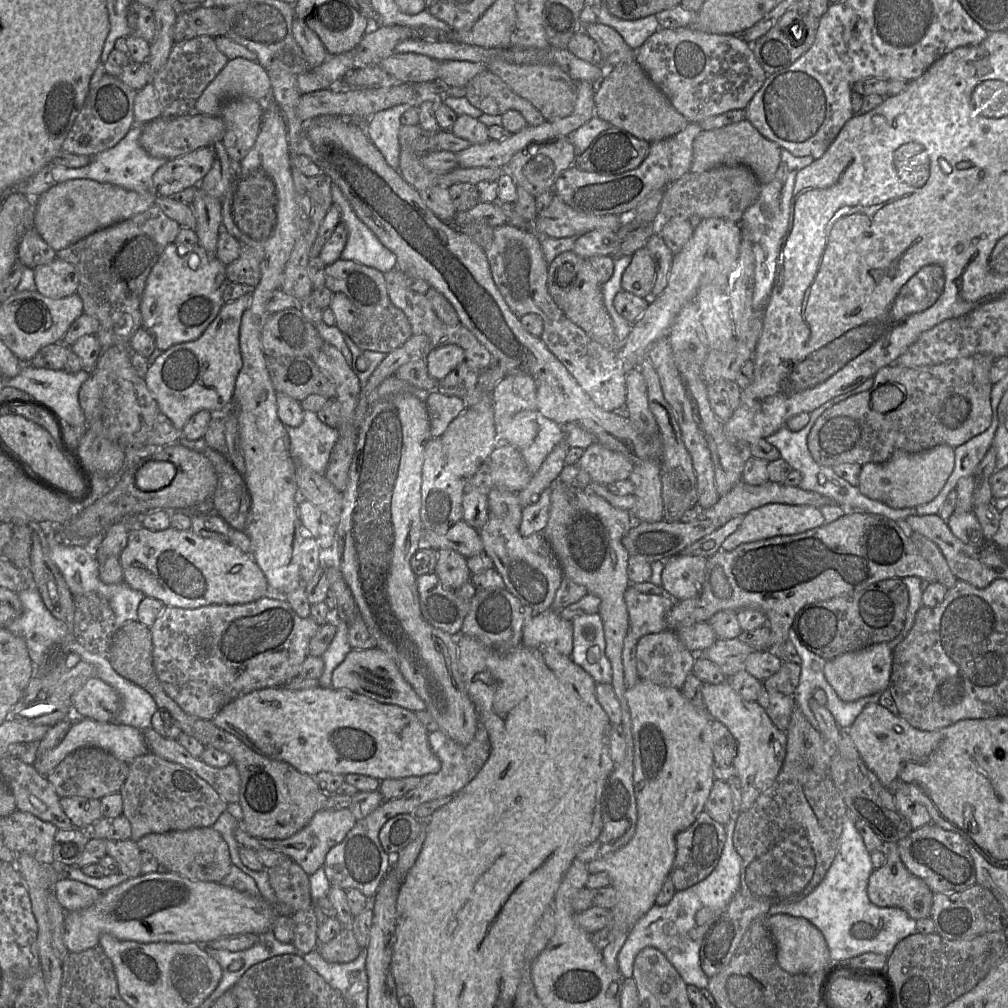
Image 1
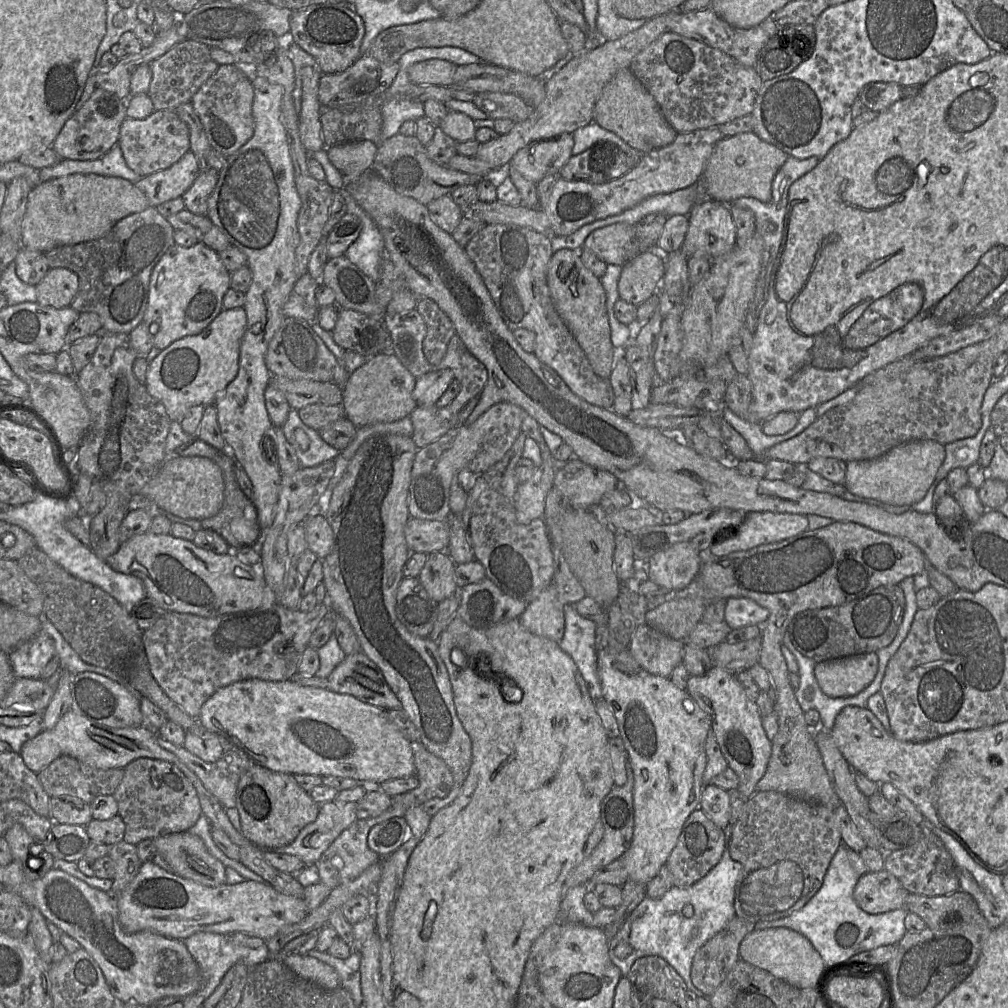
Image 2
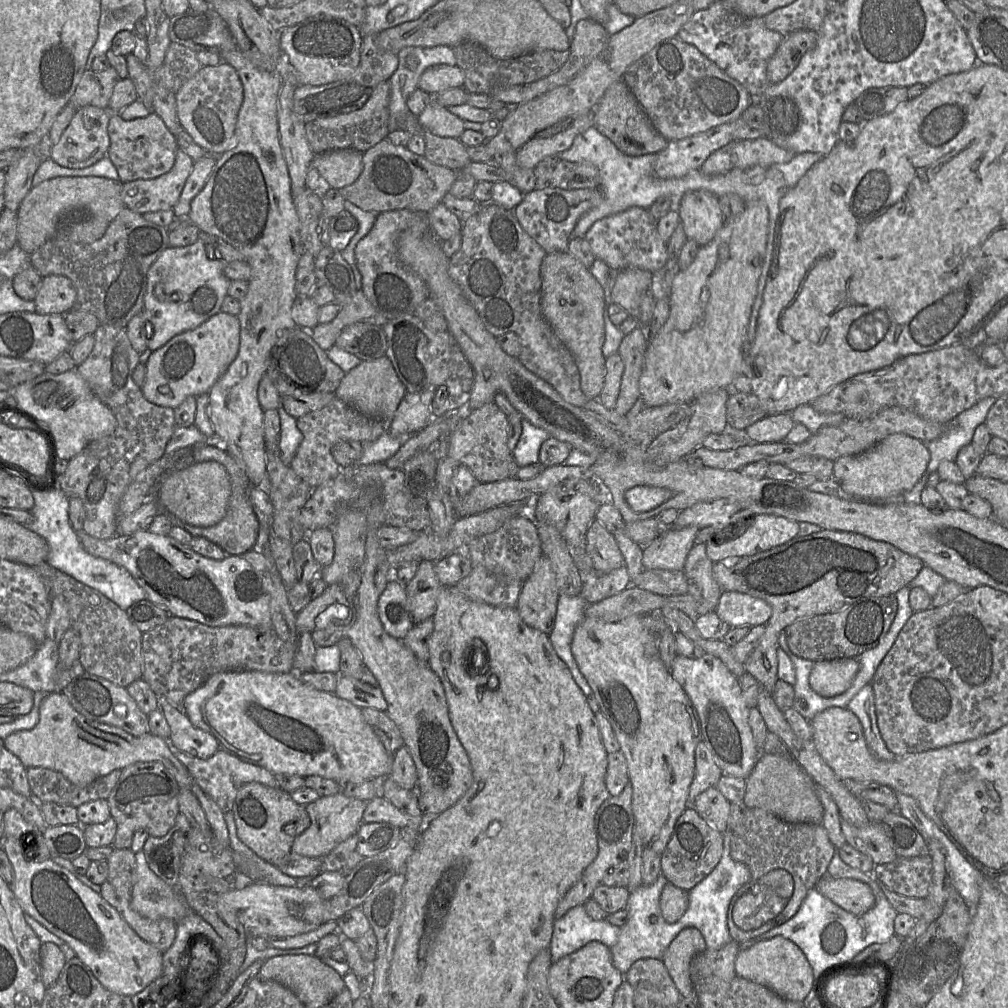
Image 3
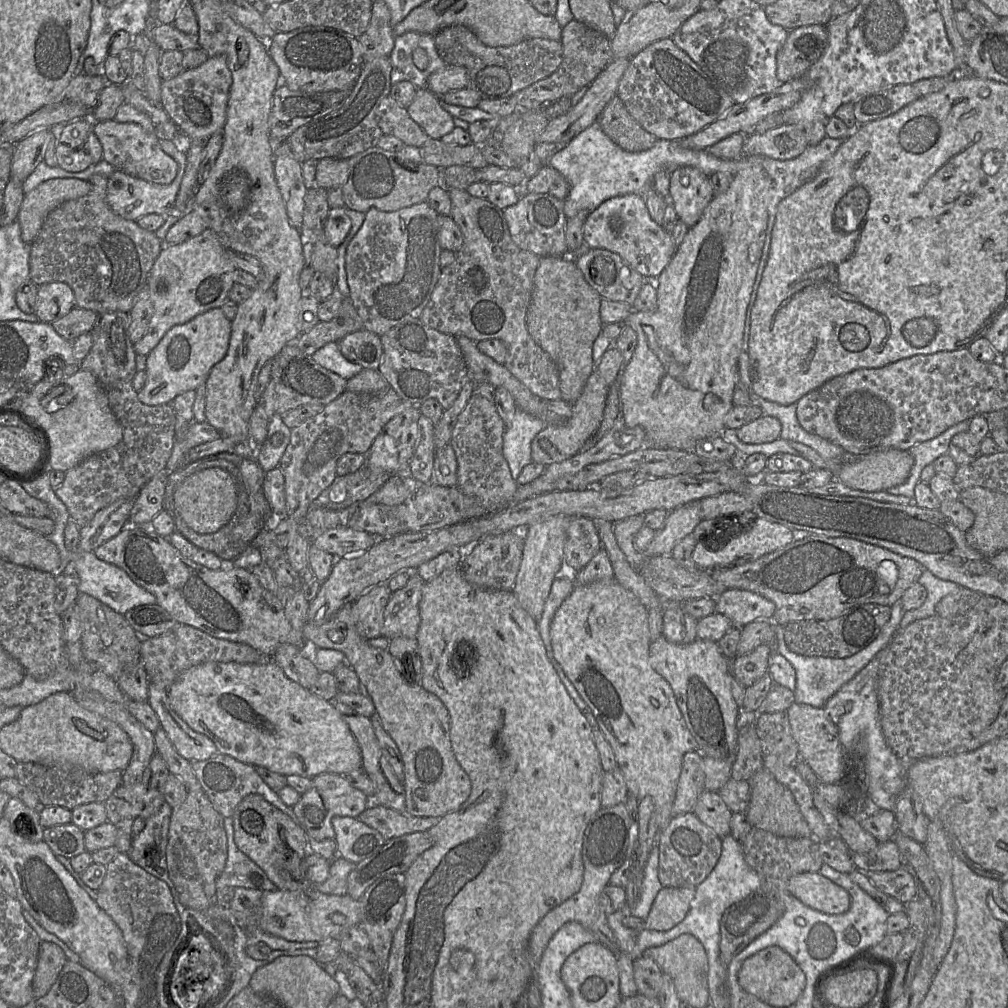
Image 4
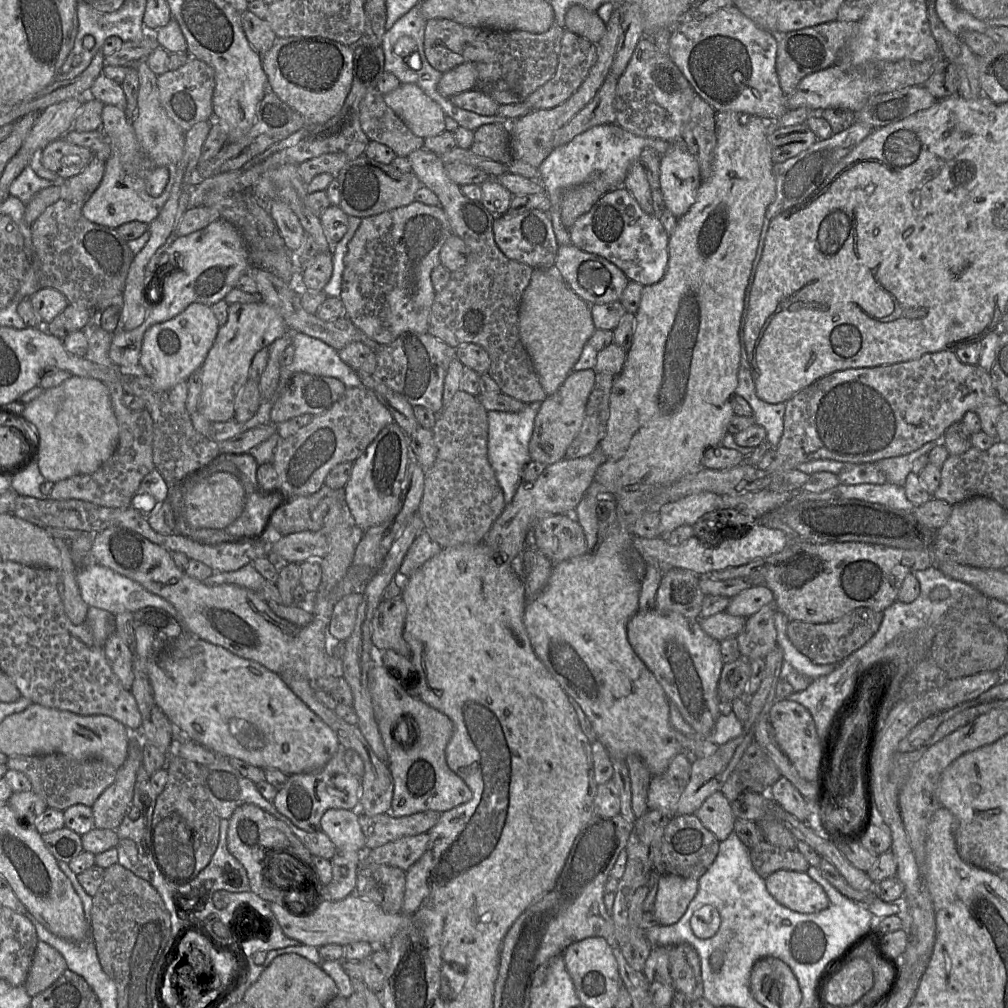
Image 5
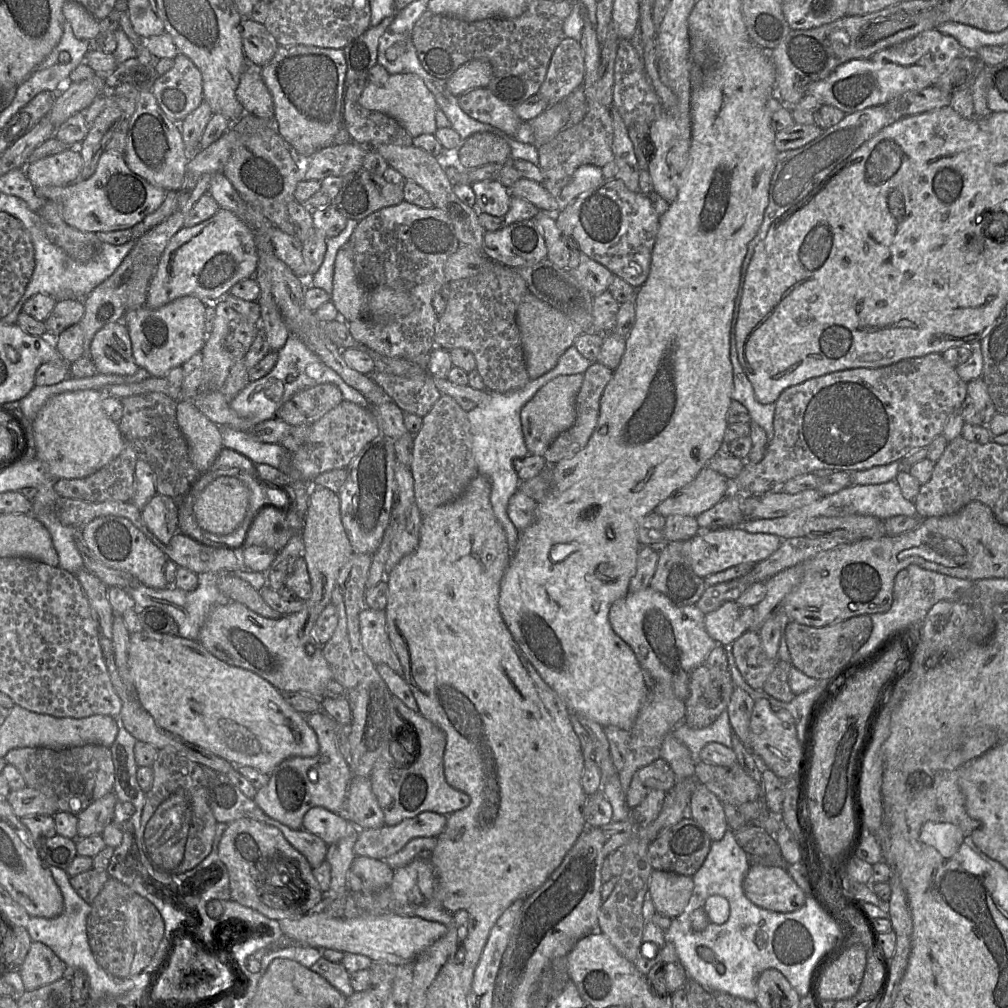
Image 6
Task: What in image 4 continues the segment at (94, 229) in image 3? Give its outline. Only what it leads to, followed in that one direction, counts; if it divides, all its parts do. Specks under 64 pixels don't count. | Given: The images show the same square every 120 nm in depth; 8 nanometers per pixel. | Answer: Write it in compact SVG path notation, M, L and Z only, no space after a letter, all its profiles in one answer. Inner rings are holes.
M53 178L24 194L17 217L22 240L31 244L39 234L46 216L52 210L65 201L87 195L91 187L89 180Z

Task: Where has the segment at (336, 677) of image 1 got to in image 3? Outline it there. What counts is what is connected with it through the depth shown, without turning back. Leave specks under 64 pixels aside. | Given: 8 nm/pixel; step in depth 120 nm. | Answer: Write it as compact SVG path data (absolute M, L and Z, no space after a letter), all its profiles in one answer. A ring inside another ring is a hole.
M363 666L358 676L339 675L334 694L361 709L373 708L380 711L387 710L388 704L379 683L365 666Z

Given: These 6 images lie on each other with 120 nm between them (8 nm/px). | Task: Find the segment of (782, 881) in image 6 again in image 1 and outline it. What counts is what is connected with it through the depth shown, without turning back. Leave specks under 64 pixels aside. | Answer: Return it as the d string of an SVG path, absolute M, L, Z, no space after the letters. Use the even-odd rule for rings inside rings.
M884 843L884 852L887 856L886 863L874 869L868 879L869 900L878 907L898 907L915 920L929 917L934 893L922 879L905 867L899 856L898 843Z

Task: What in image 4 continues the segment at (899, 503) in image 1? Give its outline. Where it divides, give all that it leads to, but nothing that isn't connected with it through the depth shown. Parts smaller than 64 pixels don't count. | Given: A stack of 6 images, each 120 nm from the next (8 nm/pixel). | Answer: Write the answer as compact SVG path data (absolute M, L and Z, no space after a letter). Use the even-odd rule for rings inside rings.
M884 449L874 451L854 462L845 463L836 479L849 488L876 492L904 483L914 464L907 450Z

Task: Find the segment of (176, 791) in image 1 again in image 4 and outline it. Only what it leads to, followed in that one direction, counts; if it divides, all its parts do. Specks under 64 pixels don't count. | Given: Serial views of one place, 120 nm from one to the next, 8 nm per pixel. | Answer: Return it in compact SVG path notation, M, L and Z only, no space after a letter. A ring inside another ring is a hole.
M155 753L142 774L141 778L133 785L120 785L105 802L107 818L117 829L115 846L119 853L128 853L132 849L132 826L136 818L147 820L159 812L166 802L164 788L170 771L159 753Z

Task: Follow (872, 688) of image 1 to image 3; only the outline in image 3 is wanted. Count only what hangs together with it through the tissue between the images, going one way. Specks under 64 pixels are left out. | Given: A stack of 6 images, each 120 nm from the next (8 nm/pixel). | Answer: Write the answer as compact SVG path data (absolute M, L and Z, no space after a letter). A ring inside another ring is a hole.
M856 658L817 661L809 676L810 686L823 697L834 697L851 686L858 670Z

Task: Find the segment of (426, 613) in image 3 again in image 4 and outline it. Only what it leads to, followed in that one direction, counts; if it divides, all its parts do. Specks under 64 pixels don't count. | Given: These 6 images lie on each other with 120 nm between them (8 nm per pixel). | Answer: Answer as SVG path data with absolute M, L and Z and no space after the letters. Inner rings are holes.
M416 573L407 585L393 592L384 610L382 636L391 640L395 637L416 637L420 625L419 604L425 581Z

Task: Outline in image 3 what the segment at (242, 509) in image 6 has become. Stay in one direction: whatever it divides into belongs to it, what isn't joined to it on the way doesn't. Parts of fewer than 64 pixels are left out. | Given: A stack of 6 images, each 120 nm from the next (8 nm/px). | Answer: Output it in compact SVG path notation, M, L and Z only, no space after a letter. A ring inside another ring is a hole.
M215 461L195 463L191 466L174 472L164 479L158 478L158 508L168 510L183 522L197 527L211 527L219 523L225 516L231 496L231 483L225 468Z

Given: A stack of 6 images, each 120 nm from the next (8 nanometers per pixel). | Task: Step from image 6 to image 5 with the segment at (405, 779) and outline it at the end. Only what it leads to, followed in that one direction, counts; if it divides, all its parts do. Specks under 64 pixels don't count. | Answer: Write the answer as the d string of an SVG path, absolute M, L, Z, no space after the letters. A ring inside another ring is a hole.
M381 662L369 669L368 688L394 781L390 814L403 817L424 811L443 813L470 801L471 789L446 762L445 751L454 732L452 720L420 698L409 695ZM395 721L399 721L396 726L399 736L392 729Z

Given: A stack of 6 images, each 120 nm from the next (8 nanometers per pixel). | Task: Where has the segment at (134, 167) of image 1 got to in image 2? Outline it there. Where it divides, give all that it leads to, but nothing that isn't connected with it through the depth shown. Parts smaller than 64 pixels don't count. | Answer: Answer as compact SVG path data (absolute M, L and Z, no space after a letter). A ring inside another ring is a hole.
M118 144L114 145L102 157L95 160L61 159L57 164L40 169L41 182L70 174L96 174L127 179L135 184L141 178L128 167Z

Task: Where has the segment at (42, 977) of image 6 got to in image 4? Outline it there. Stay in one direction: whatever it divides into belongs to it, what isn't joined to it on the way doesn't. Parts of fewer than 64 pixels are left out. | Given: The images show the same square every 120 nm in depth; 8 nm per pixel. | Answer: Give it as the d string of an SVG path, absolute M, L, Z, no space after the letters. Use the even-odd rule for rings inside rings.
M41 942L32 983L35 999L49 992L67 961L65 953L58 945L52 942Z

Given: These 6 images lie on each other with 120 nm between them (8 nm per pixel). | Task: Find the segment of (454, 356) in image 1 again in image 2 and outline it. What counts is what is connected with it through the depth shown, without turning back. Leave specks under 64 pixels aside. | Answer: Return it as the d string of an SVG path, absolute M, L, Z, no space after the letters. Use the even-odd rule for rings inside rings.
M448 368L428 372L417 378L412 397L418 406L434 405L453 380L454 373Z

